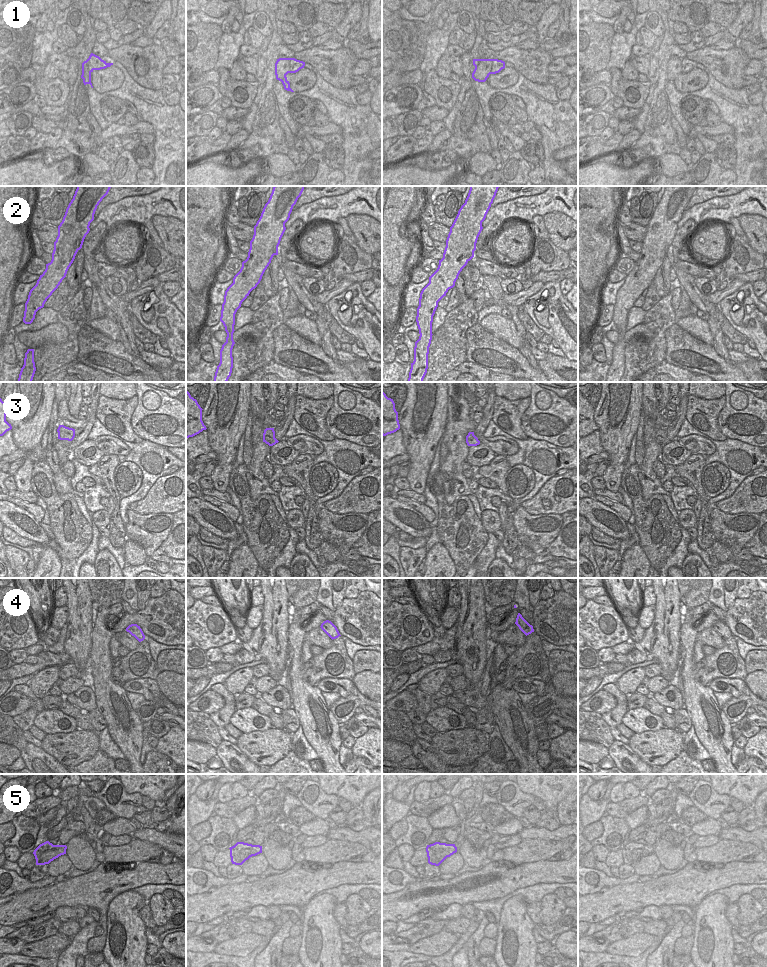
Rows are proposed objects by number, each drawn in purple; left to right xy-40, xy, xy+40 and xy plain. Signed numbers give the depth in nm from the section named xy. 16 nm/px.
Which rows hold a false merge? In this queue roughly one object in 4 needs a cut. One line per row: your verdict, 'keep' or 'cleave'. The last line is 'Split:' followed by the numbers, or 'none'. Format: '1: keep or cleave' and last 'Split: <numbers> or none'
1: cleave
2: keep
3: keep
4: keep
5: cleave
Split: 1, 5

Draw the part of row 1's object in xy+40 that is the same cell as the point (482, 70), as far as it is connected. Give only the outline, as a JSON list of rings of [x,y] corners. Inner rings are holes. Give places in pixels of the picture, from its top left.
[[[473,59],[475,69],[472,78],[478,82],[485,82],[491,74],[492,62],[487,59]]]

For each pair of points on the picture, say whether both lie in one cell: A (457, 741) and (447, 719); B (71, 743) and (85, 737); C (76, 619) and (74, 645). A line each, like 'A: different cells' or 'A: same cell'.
A: different cells
B: same cell
C: same cell

